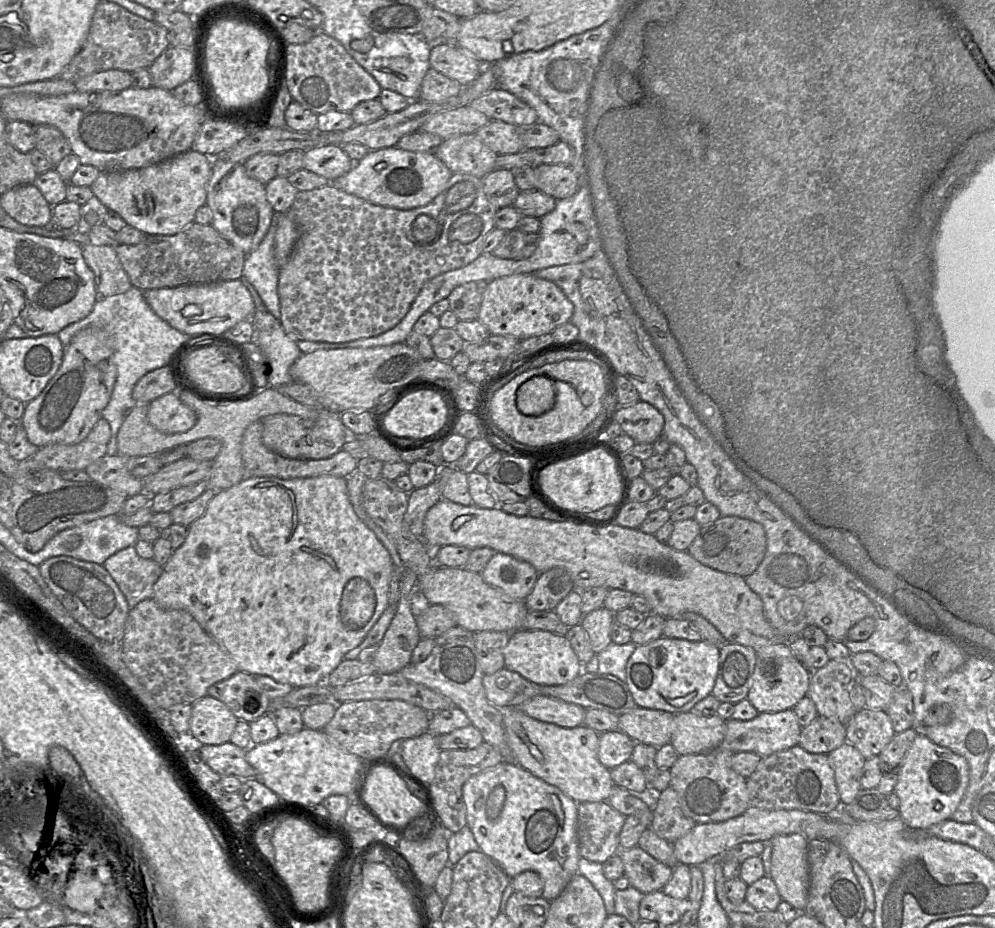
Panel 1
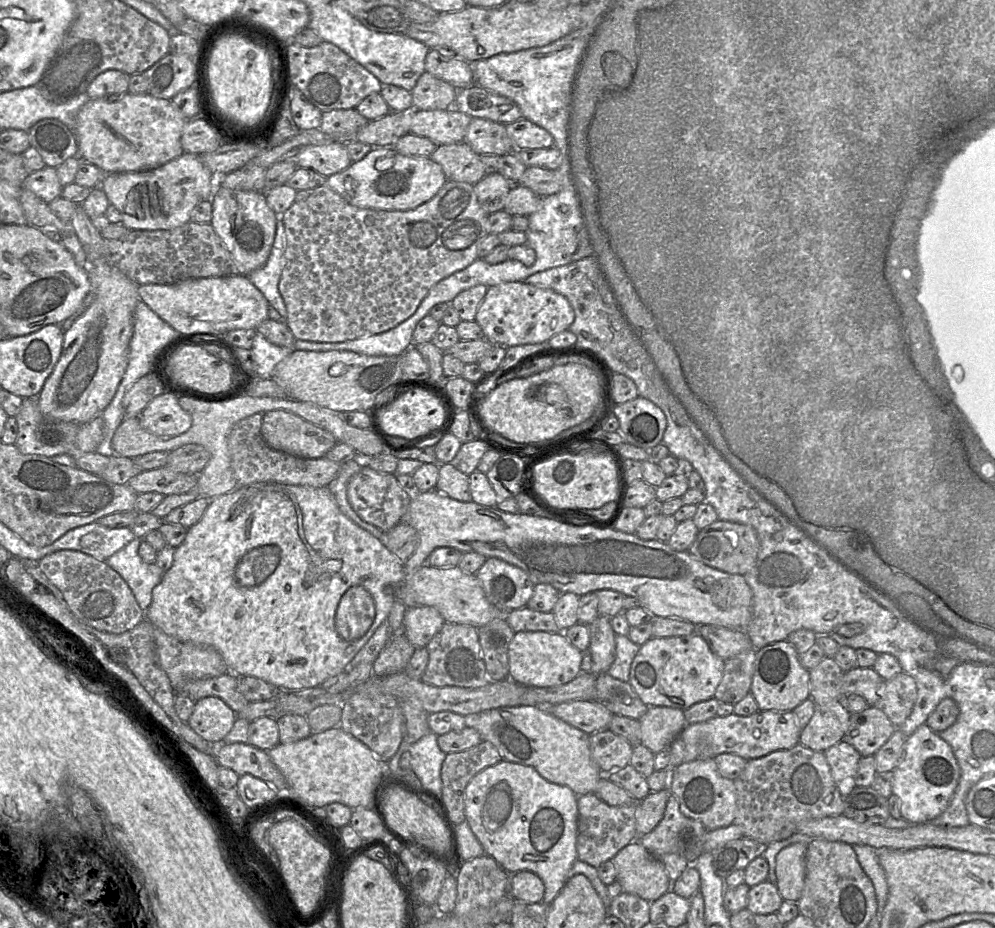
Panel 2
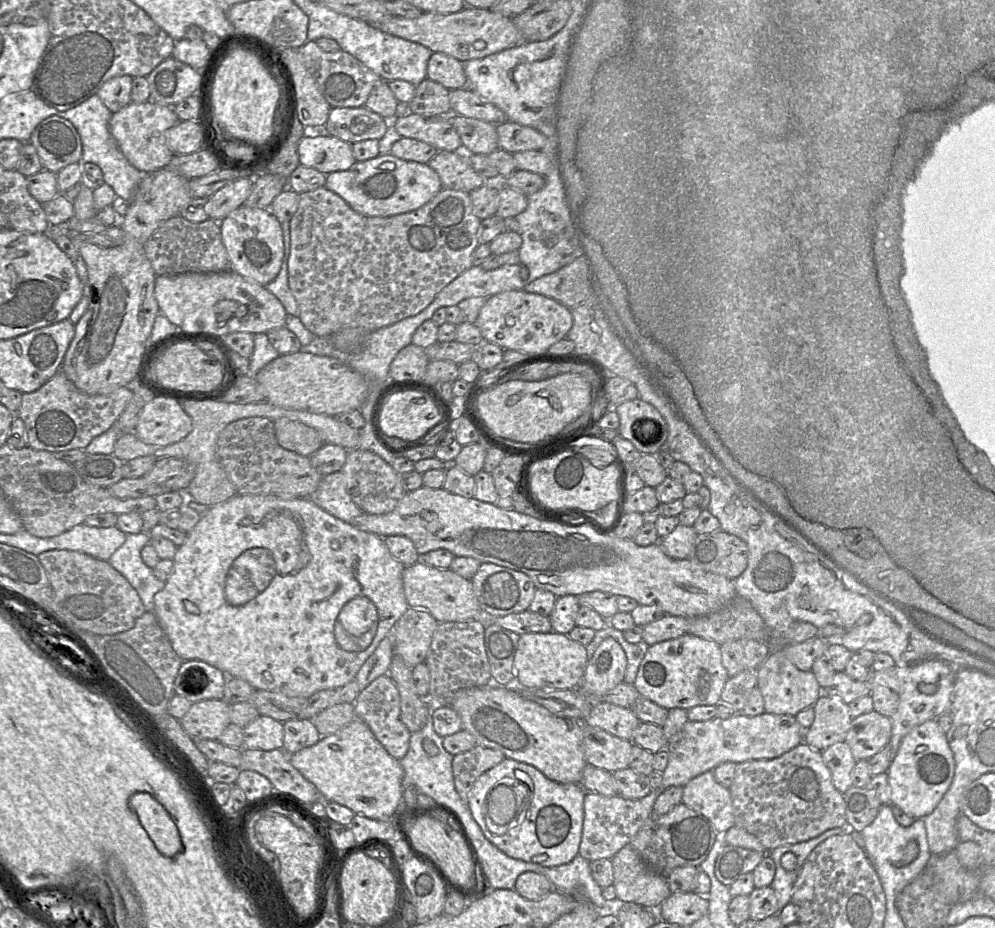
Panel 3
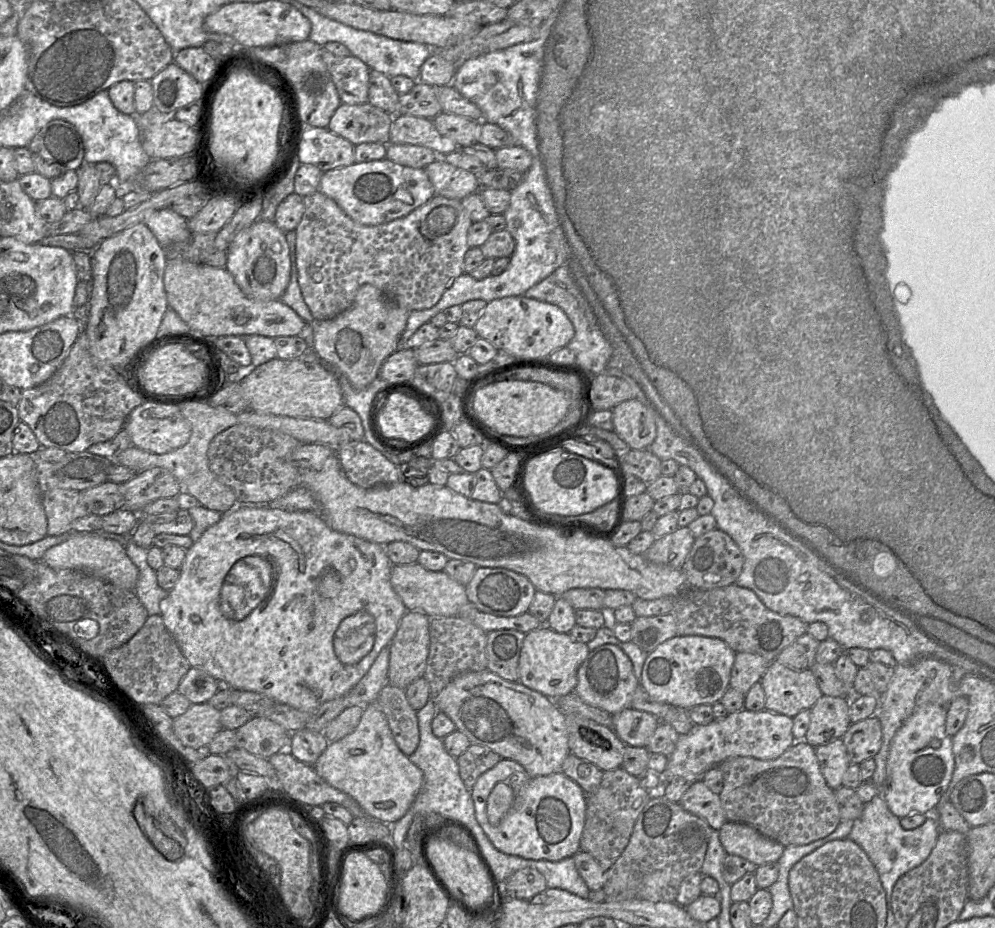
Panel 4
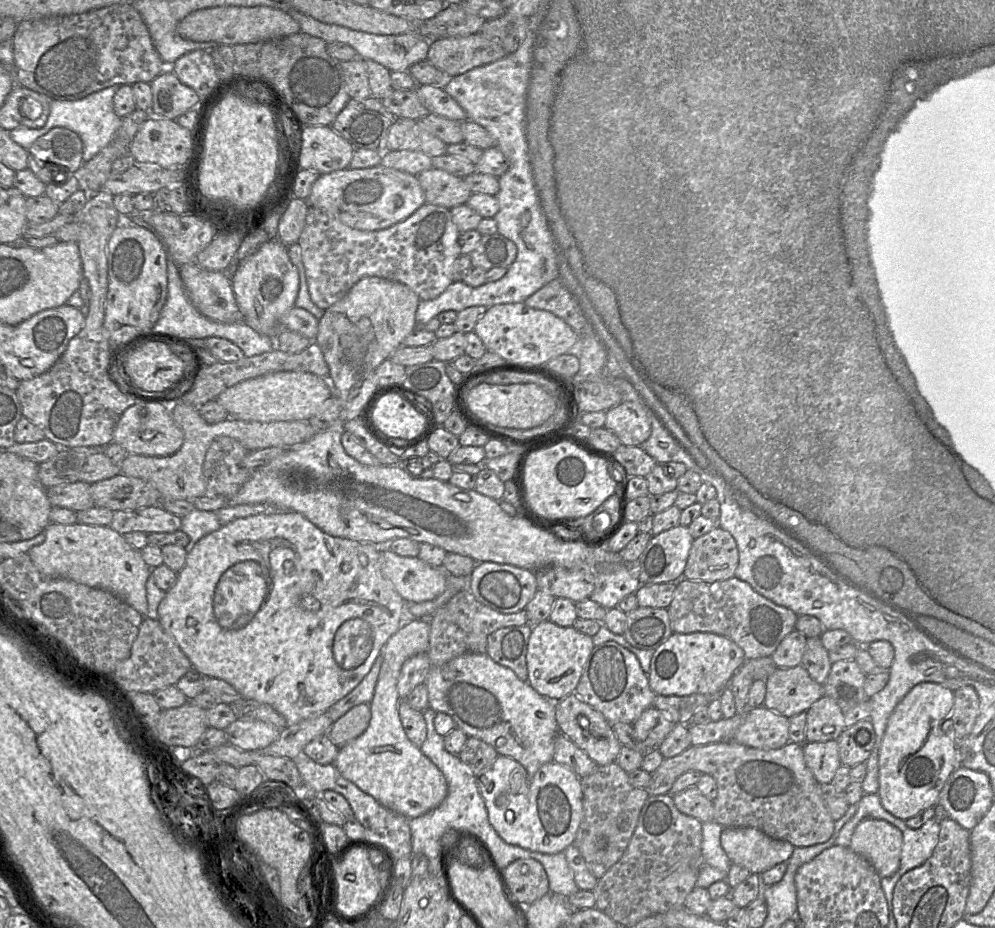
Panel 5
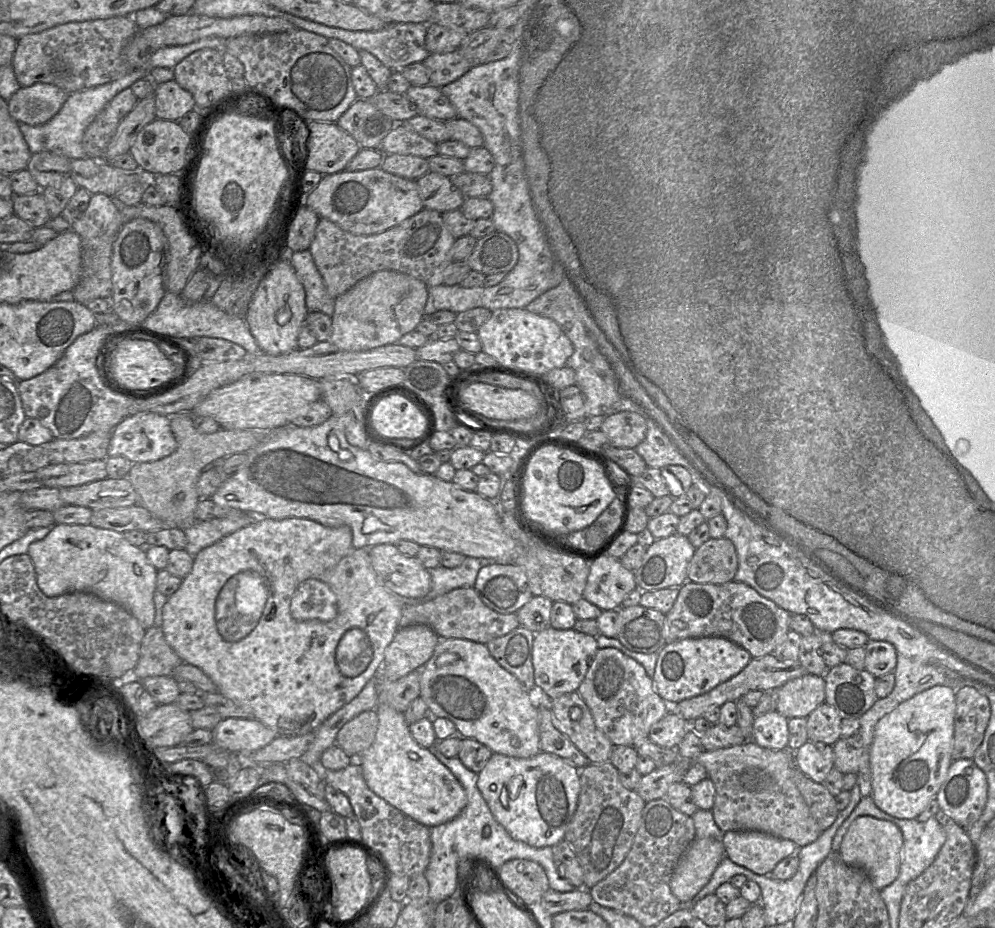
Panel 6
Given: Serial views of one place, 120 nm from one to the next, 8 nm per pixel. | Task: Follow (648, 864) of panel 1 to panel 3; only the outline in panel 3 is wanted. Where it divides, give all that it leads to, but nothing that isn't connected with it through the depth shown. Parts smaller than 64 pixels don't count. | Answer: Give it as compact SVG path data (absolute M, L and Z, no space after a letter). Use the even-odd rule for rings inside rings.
M631 845L611 858L616 898L657 909L671 894L667 877L649 867Z

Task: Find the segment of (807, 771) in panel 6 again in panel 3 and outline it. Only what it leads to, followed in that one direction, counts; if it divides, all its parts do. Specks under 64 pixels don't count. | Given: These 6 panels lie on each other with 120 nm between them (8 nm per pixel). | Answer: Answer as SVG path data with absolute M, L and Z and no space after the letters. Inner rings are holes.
M845 741L837 742L822 751L822 758L831 772L835 788L845 793L852 786L852 771L857 762L850 747Z

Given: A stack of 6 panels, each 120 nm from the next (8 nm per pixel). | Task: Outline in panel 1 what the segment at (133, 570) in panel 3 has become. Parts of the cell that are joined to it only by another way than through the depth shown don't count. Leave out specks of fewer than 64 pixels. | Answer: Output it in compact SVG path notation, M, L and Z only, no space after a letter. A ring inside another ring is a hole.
M134 545L111 555L102 565L118 585L119 589L125 596L130 609L134 608L142 600L153 598L154 584L158 580L163 569L163 567L160 566L153 558L146 559L140 557L137 554Z

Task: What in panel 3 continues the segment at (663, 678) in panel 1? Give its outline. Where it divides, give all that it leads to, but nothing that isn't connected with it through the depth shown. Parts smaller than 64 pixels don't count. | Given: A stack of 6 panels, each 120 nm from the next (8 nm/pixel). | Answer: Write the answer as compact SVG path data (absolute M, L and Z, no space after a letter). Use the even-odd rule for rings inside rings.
M691 634L645 647L645 655L633 683L641 696L667 710L689 710L696 706L717 705L728 680L722 663L721 645Z

